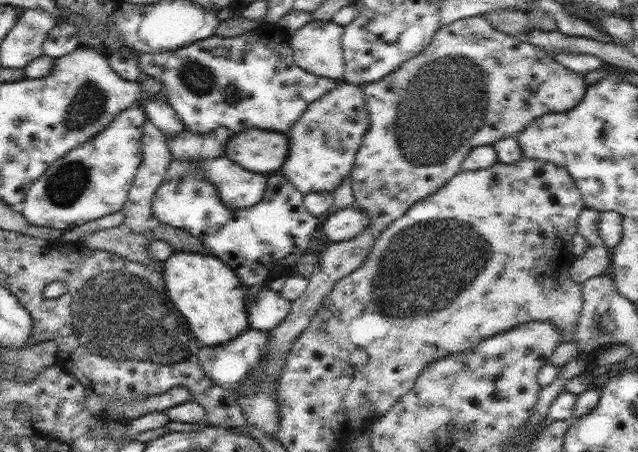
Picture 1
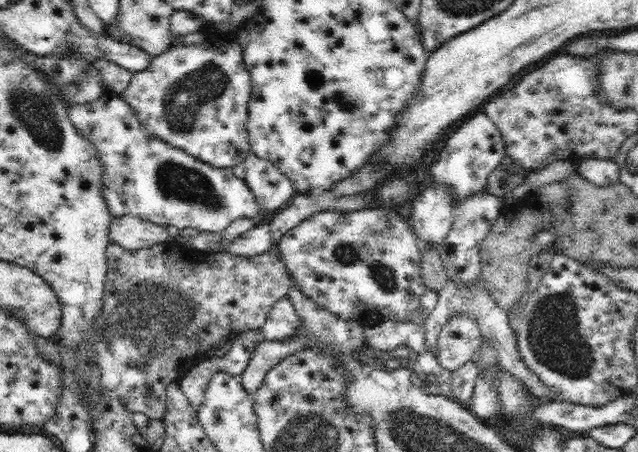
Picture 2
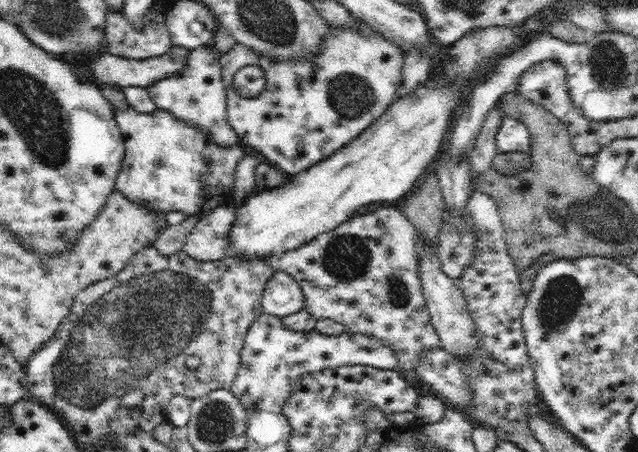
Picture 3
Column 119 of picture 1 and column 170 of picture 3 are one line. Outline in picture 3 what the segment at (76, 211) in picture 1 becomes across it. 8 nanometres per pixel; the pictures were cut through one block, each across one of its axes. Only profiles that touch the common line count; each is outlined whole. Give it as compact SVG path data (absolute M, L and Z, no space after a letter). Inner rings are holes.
M113 105L112 109L125 148L115 190L128 200L145 204L155 212L176 210L188 217L208 216L218 206L233 202L234 174L244 156L241 144L220 148L203 130L174 118L165 110L147 113Z

